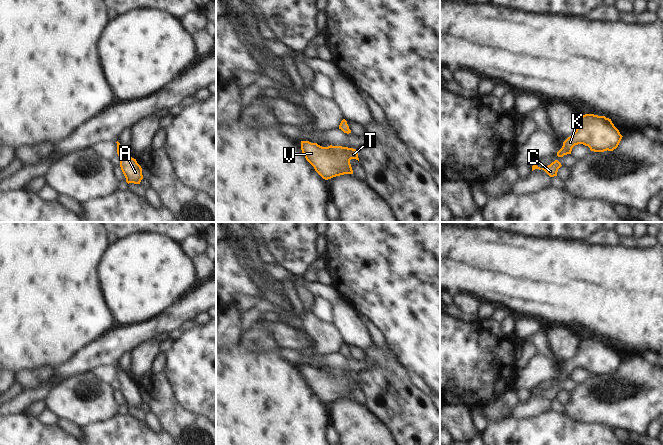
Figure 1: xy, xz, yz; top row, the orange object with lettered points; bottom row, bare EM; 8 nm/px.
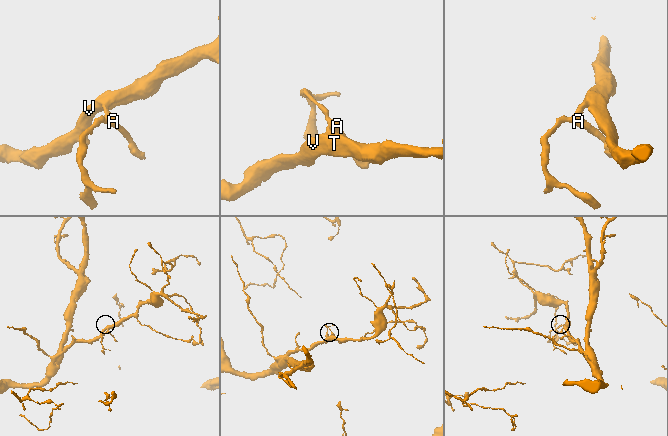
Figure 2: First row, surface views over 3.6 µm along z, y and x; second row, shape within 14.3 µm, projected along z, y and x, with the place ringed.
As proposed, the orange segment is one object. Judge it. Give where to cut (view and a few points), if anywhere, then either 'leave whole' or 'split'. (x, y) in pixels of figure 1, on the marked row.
no cut; leave whole

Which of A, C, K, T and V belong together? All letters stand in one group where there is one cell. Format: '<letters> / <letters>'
A C K T V

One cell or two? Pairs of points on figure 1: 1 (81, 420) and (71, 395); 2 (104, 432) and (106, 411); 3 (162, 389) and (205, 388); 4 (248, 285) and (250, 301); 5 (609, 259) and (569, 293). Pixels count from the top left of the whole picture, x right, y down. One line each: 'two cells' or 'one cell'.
1: one cell
2: two cells
3: two cells
4: two cells
5: one cell

